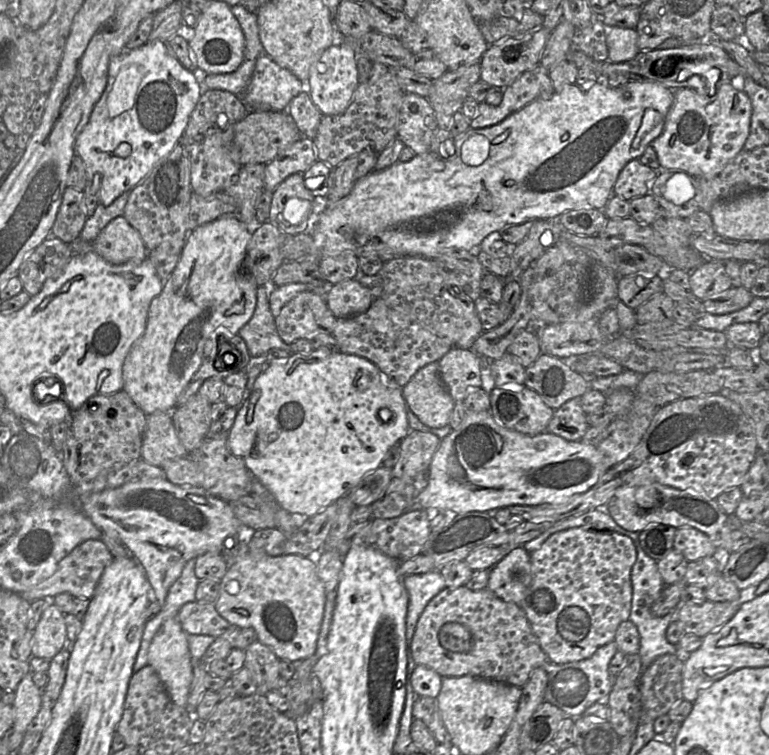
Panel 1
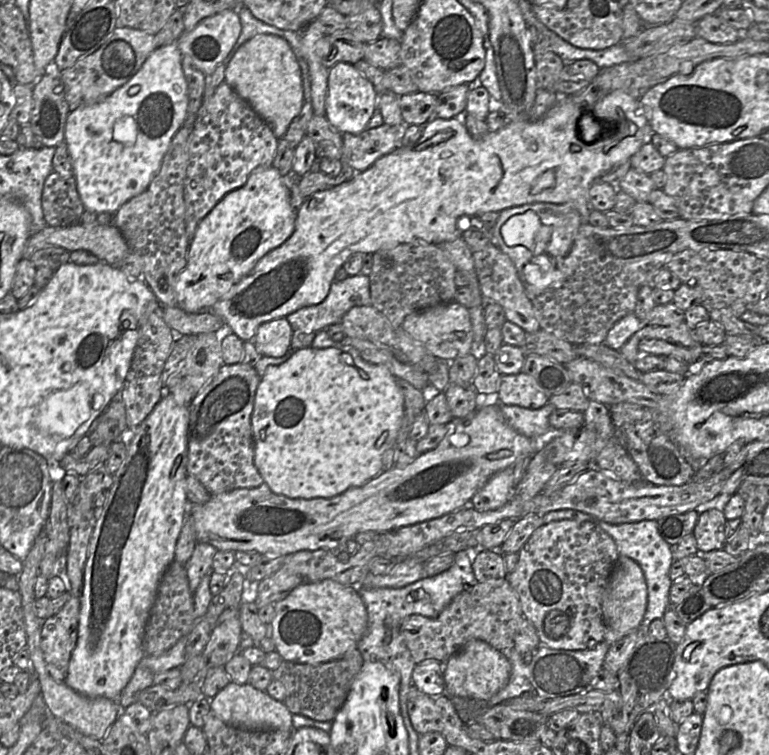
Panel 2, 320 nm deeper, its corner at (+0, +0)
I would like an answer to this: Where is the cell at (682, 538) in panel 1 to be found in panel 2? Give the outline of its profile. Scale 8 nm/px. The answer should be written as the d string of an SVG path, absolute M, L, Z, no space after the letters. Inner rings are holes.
M722 503L699 513L693 530L699 553L723 549L727 542L726 526Z

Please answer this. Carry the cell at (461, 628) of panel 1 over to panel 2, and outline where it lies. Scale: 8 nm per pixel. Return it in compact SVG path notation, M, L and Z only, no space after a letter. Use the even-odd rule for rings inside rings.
M499 578L466 587L436 618L418 614L406 617L400 632L416 664L430 659L445 663L472 639L483 640L501 652L514 647L514 637L523 618L516 591L507 578Z

